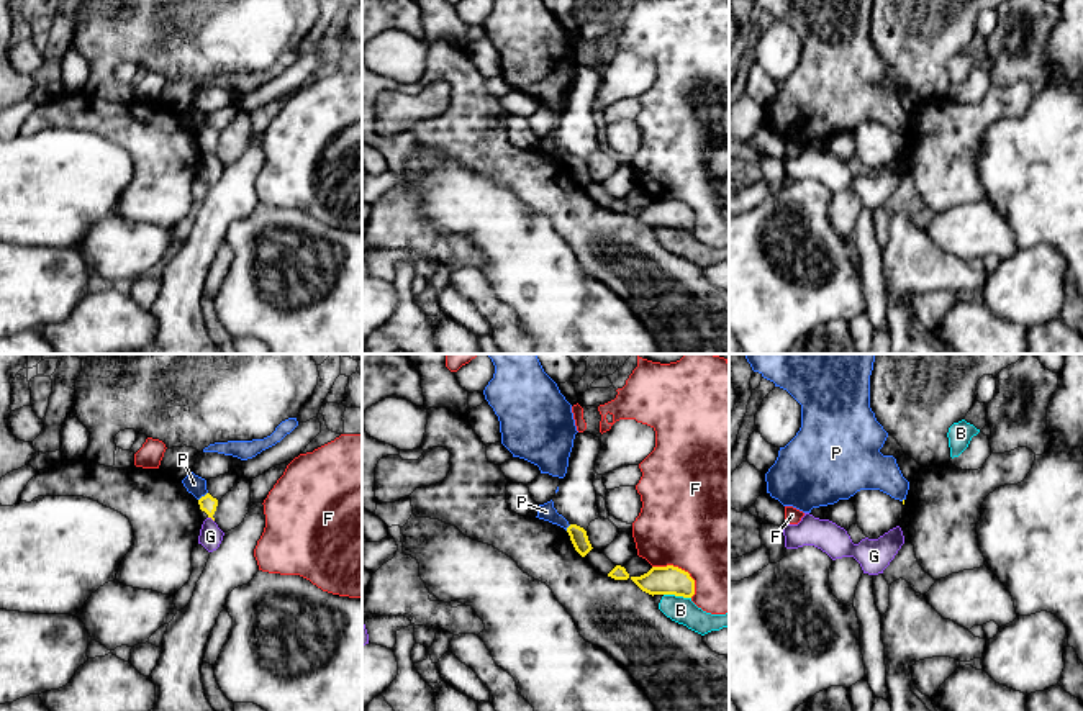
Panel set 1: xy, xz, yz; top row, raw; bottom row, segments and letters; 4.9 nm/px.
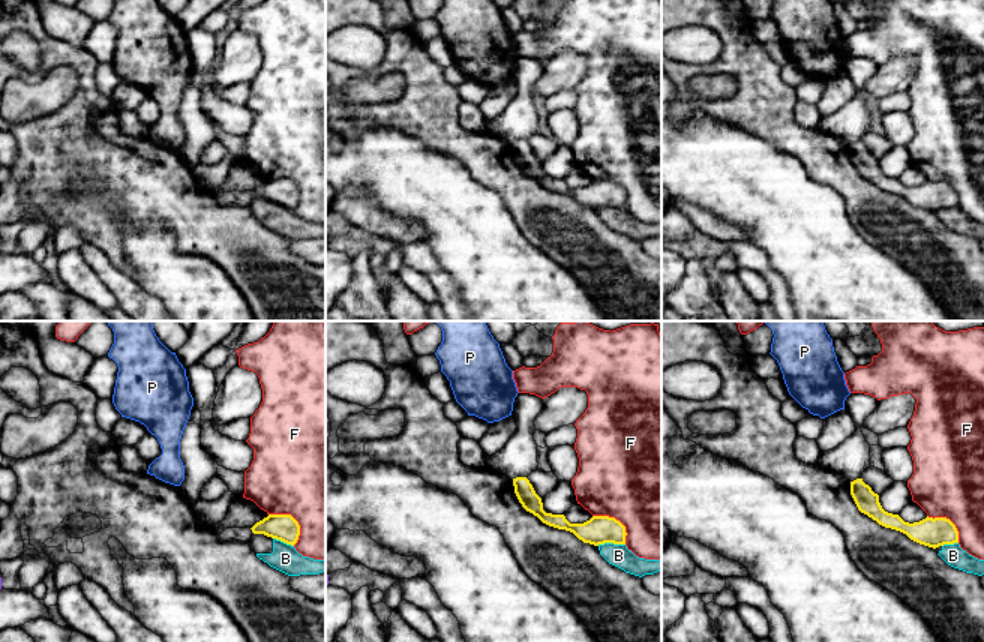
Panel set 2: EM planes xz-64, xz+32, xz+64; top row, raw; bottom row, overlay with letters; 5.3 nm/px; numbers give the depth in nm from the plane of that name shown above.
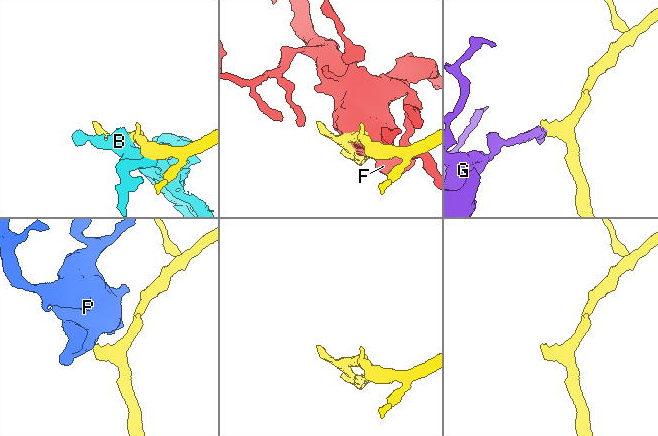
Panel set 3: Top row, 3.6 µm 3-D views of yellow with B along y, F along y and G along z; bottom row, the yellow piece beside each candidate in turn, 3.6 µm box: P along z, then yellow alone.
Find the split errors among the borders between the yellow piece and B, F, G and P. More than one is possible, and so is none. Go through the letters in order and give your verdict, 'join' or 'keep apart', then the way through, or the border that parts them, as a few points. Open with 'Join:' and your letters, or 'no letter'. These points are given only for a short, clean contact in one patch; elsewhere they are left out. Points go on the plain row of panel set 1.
Join: no letter
B: keep apart
F: keep apart
G: keep apart; border xy (208, 149), (213, 154)
P: keep apart; border xy (207, 125), (199, 133)

